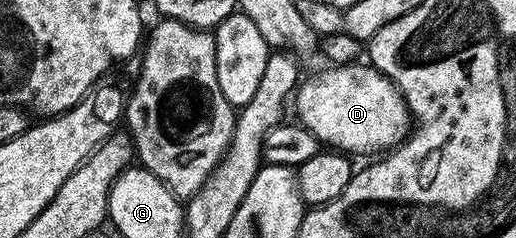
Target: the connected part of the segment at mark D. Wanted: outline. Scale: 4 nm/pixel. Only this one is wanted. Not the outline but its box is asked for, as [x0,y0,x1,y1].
[293,61,413,156]

